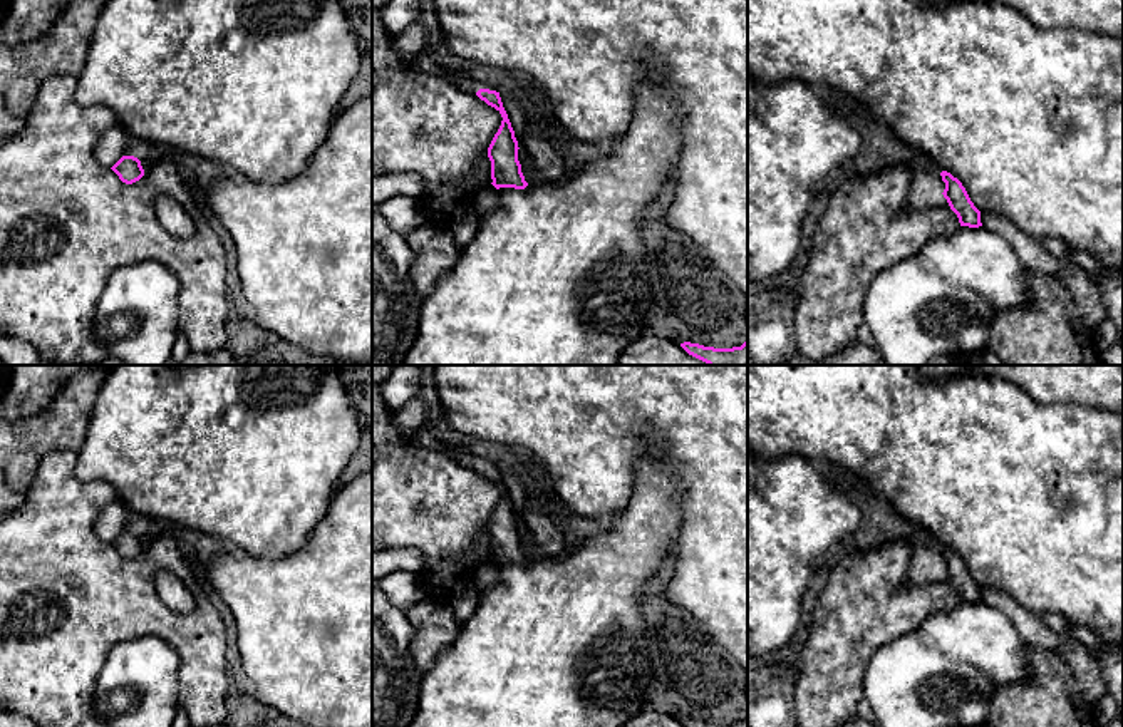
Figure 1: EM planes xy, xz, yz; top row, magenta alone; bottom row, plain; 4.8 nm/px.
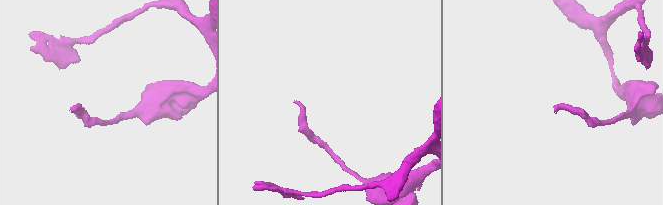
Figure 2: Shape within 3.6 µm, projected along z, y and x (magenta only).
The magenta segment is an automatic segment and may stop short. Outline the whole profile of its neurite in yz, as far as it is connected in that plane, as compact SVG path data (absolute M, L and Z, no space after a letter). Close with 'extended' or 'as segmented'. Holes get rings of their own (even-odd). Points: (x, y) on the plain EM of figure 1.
M942 546L940 551L945 558L945 565L942 570L947 575L950 585L957 590L960 601L982 601L981 586L970 576L962 558L947 546Z; as segmented

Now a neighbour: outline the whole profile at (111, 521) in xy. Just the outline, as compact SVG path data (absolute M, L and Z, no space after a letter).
M119 499L112 501L99 513L94 531L102 541L112 543L132 516L134 514Z

